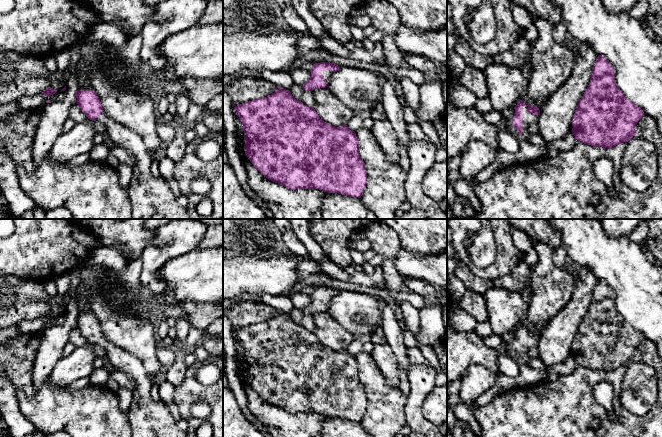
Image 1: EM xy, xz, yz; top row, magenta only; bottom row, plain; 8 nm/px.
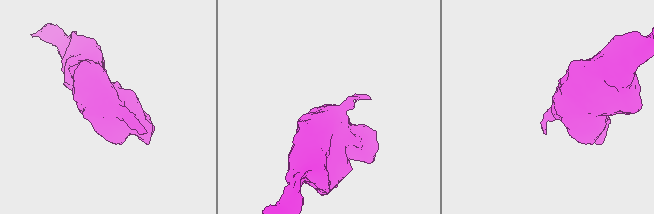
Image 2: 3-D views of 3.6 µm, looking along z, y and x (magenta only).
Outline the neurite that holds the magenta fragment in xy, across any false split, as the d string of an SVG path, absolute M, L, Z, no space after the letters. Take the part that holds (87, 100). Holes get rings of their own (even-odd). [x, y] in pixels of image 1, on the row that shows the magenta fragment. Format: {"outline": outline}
{"outline": "M77 90L75 94L82 112L90 120L104 124L106 137L136 158L127 191L132 219L191 219L187 209L177 204L166 180L152 174L151 164L156 155L146 148L142 138L109 118L94 90Z"}

